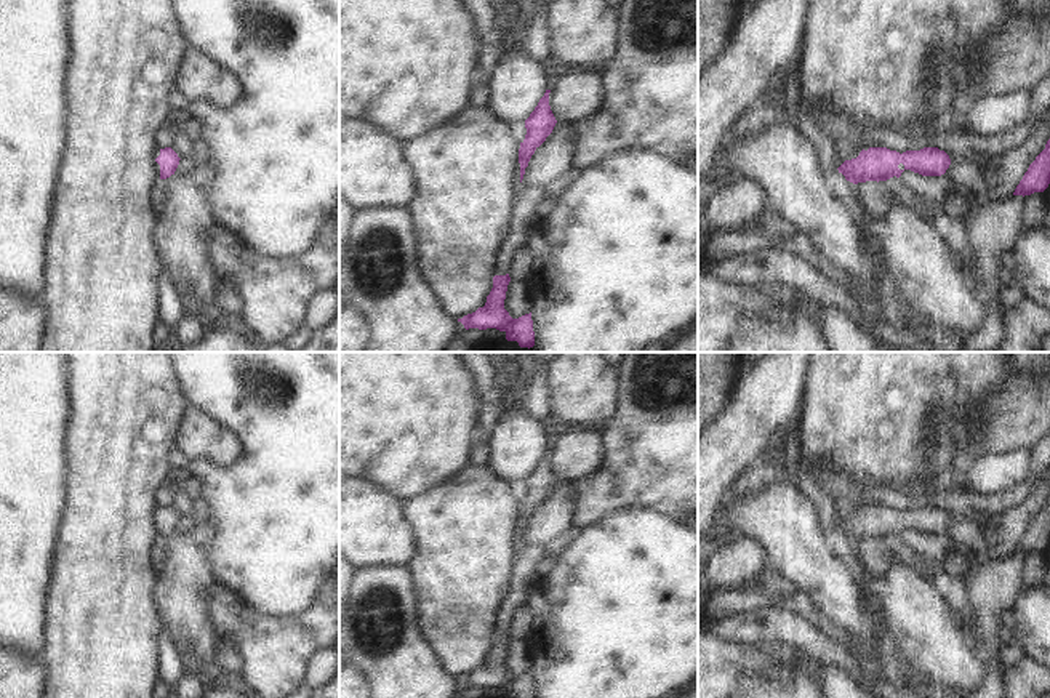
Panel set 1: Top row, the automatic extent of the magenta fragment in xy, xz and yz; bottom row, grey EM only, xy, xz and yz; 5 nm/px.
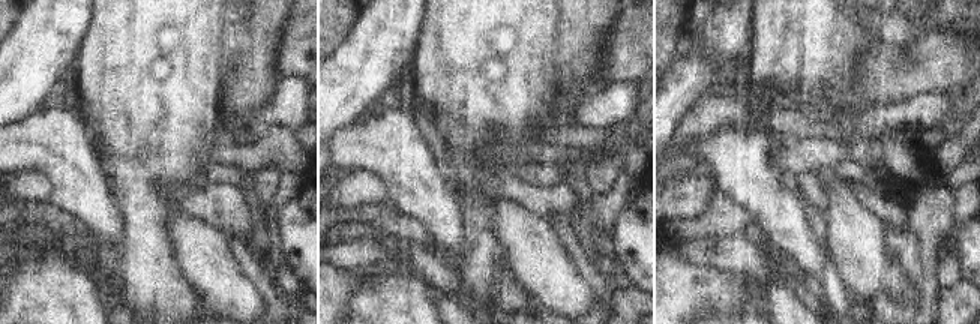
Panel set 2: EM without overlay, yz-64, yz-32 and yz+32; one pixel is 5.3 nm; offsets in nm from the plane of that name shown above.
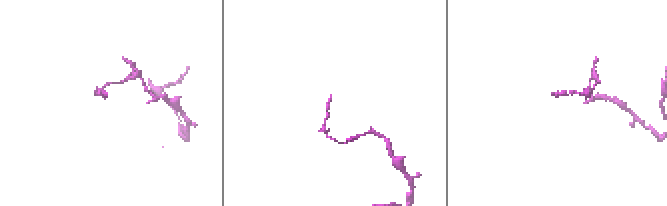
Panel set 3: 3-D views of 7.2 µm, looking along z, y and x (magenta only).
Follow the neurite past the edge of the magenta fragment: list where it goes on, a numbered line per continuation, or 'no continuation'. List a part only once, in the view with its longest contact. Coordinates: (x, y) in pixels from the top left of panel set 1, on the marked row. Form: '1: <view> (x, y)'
no continuation

